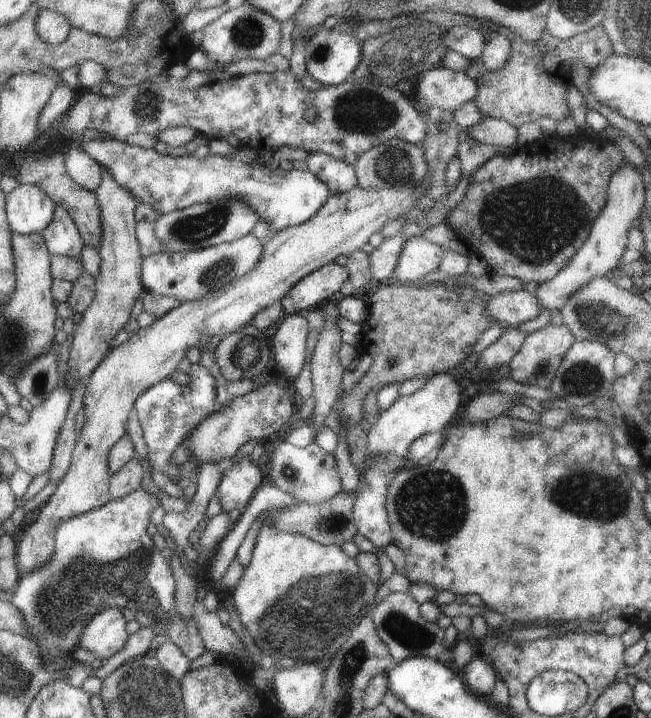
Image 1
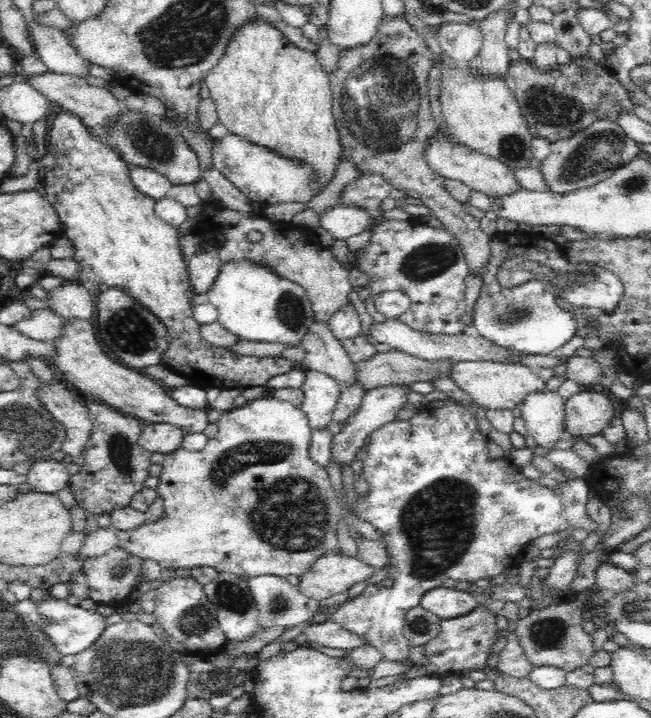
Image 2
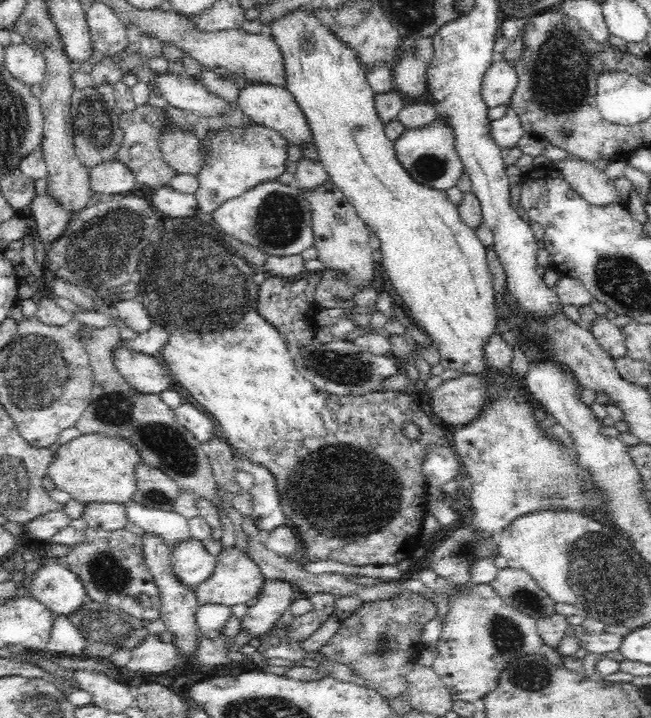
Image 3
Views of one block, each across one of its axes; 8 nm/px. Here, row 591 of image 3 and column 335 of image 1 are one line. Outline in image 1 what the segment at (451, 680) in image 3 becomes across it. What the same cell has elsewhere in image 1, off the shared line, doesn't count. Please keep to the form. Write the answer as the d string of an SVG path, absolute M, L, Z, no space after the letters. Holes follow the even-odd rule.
M279 442L264 453L270 458L266 476L277 488L295 497L299 502L322 503L343 490L333 453L324 452L315 443L306 447L296 447L288 442Z

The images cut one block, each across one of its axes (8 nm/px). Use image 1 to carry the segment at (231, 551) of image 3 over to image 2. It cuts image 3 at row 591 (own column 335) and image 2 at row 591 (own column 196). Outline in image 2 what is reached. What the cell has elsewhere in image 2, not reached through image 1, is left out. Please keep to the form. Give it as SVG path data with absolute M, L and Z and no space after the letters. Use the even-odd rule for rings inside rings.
M335 551L316 560L312 568L300 576L297 586L304 596L319 602L346 593L355 584L378 572L379 569L361 562L357 557Z

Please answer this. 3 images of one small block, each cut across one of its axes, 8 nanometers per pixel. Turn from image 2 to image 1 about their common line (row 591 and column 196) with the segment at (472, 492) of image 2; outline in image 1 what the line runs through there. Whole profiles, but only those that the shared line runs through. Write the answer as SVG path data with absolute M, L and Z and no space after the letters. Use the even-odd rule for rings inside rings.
M192 364L188 374L191 384L176 384L165 379L143 393L136 400L134 414L141 423L144 441L147 445L147 459L151 468L162 473L175 484L181 480L182 468L172 462L176 448L185 444L191 435L216 412L215 383L212 374L199 364Z

